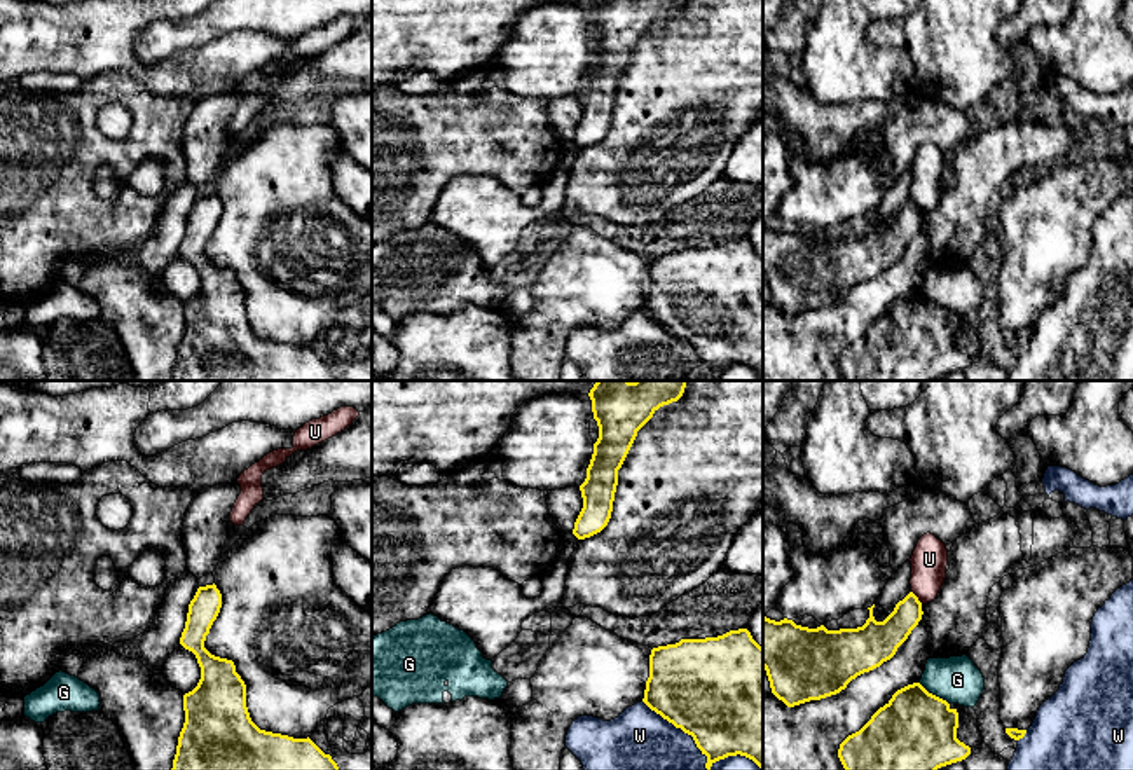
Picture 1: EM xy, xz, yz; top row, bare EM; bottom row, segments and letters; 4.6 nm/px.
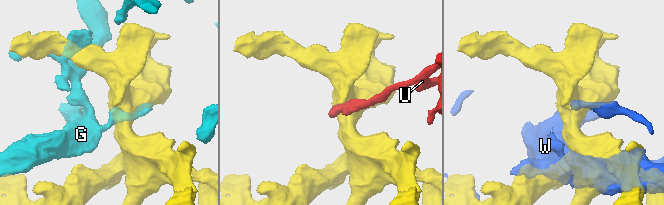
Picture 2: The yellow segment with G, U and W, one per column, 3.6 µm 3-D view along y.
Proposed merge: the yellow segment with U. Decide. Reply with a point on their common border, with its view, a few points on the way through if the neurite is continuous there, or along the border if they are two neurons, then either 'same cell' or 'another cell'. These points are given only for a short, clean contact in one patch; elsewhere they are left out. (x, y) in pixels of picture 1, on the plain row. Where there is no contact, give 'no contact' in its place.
contact yz (917, 206); border yz (912, 199), (922, 212); another cell

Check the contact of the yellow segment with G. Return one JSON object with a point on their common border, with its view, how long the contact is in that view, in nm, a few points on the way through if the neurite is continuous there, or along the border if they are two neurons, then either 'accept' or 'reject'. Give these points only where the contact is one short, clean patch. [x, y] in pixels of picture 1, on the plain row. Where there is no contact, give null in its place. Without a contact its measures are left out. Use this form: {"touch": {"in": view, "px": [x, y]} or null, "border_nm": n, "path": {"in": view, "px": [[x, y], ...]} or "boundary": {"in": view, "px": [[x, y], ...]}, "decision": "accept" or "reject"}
{"touch": {"in": "yz", "px": [934, 304]}, "border_nm": 170, "decision": "accept"}

